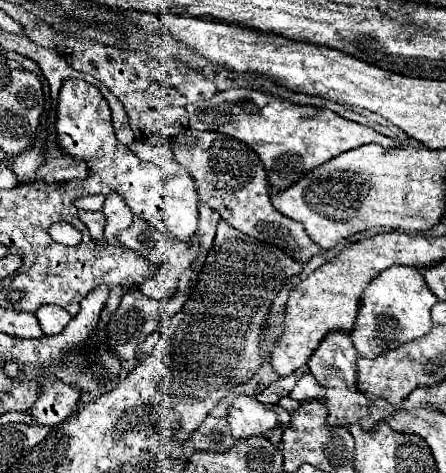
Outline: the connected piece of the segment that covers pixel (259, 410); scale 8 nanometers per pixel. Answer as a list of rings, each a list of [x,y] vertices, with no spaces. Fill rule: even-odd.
[[[240,395],[228,407],[228,427],[234,439],[246,439],[278,425],[278,415],[250,395]]]

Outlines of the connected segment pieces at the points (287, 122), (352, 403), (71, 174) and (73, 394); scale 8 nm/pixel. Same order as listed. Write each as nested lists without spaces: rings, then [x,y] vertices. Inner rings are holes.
[[[238,85],[226,91],[220,91],[212,99],[196,101],[186,105],[190,115],[190,127],[198,131],[220,131],[224,135],[236,137],[252,147],[264,163],[268,173],[270,187],[274,191],[286,189],[298,181],[298,173],[308,173],[314,167],[330,161],[332,157],[362,147],[366,143],[378,143],[386,149],[394,149],[394,141],[386,135],[376,133],[370,127],[358,125],[336,115],[324,107],[296,105],[292,101],[280,99],[262,89],[250,85]]]
[[[332,331],[328,333],[318,349],[312,353],[308,367],[312,371],[312,375],[326,387],[326,397],[324,397],[324,405],[328,409],[328,423],[340,423],[344,427],[358,423],[362,425],[362,429],[372,429],[380,419],[386,419],[388,415],[394,415],[396,407],[386,403],[384,399],[370,399],[364,393],[360,393],[358,389],[358,371],[356,371],[356,349],[352,345],[352,339],[348,333],[344,331]]]
[[[56,143],[56,149],[60,155],[58,159],[48,157],[48,163],[44,167],[40,167],[36,171],[36,177],[44,183],[58,183],[58,181],[78,181],[78,179],[86,179],[88,177],[88,165],[82,163],[80,159],[72,159],[72,157],[62,157],[62,151]]]
[[[48,377],[42,381],[42,395],[30,409],[30,415],[40,425],[58,425],[66,417],[71,417],[77,408],[80,392],[60,379]]]

